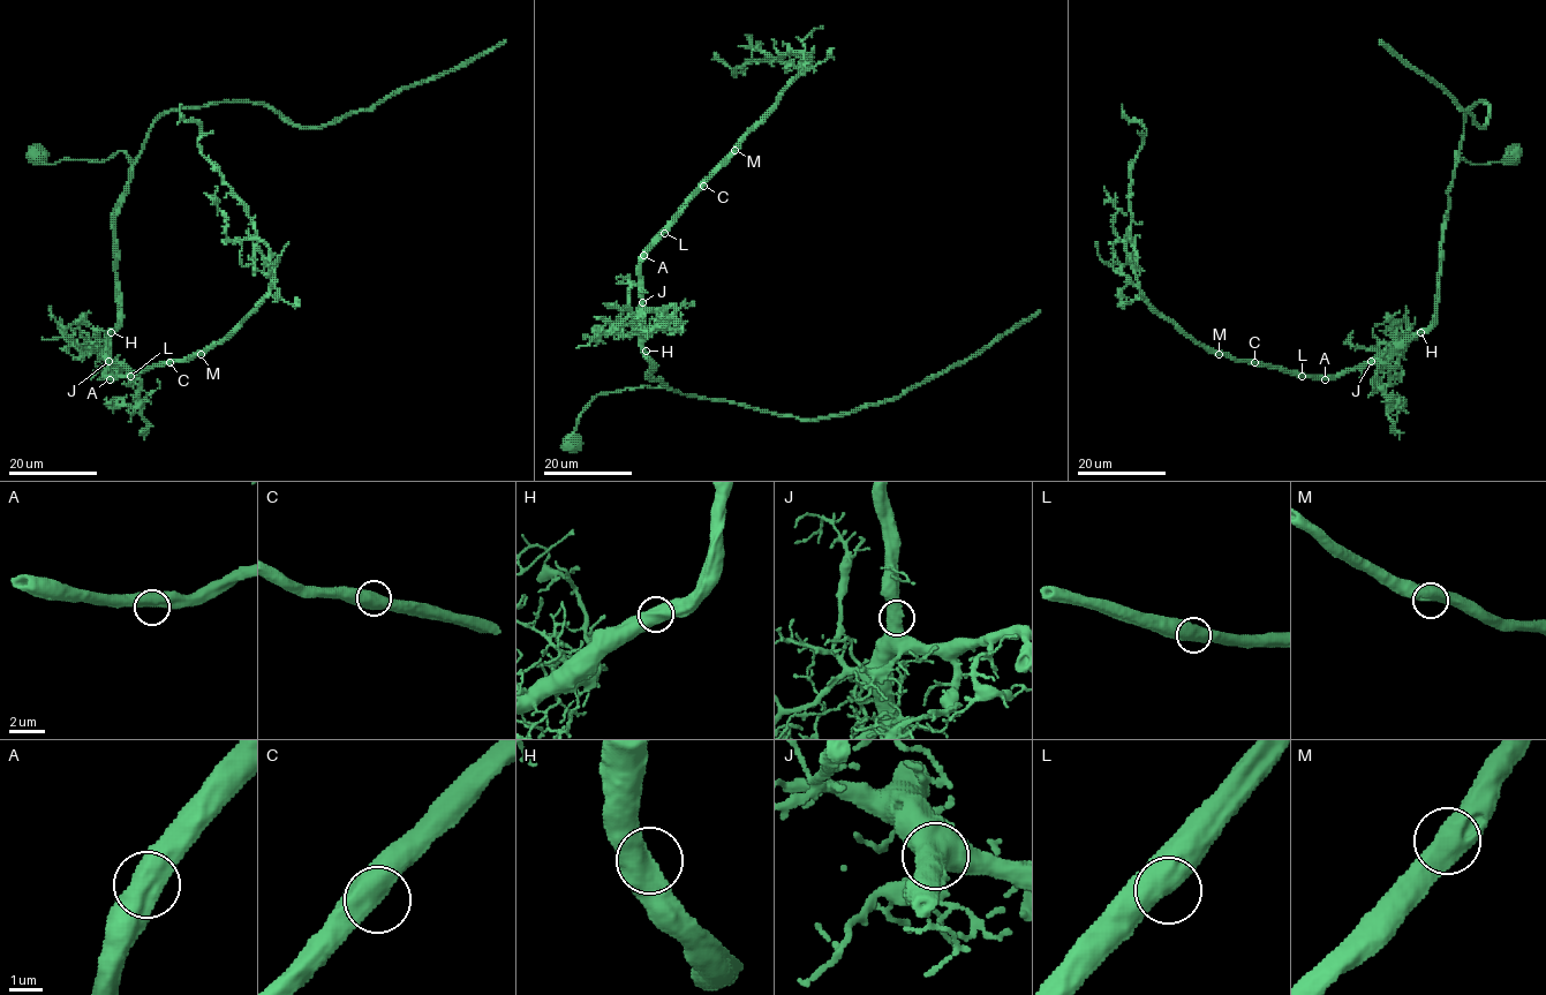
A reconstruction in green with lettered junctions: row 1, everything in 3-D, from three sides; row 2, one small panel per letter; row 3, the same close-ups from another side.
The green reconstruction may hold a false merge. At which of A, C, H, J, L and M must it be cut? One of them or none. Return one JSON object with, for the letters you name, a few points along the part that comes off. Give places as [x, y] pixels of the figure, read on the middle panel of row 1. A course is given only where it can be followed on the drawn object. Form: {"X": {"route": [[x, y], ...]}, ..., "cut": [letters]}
{"cut": []}

